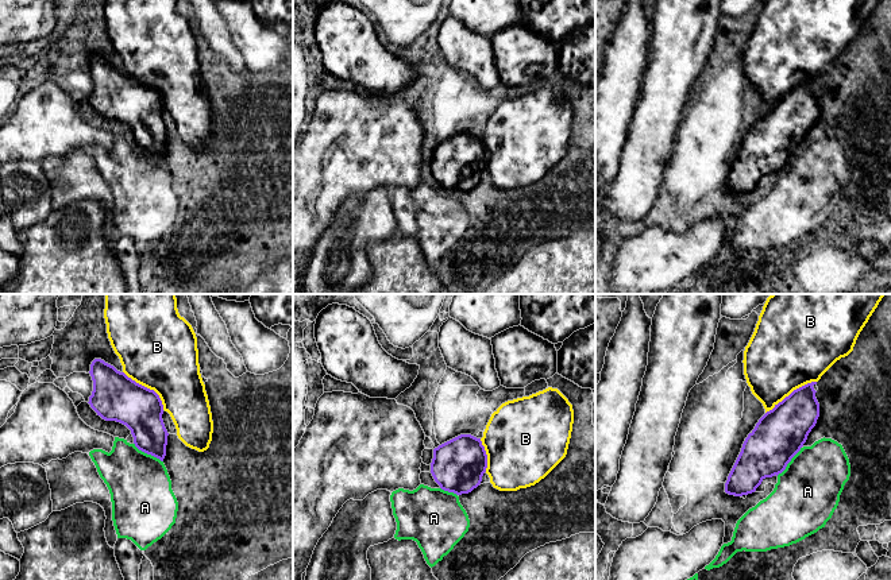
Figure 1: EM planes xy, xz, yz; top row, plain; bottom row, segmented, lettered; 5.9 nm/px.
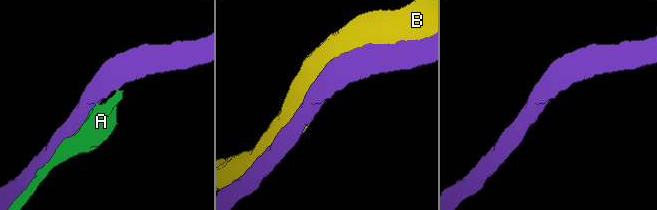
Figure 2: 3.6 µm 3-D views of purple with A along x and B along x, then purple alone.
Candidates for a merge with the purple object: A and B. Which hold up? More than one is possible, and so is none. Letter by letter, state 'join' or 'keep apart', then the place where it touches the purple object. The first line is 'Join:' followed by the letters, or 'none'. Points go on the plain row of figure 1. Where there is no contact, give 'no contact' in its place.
Join: none
A: keep apart; meets purple in xy at (147, 151)
B: keep apart; meets purple in yz at (791, 91)

